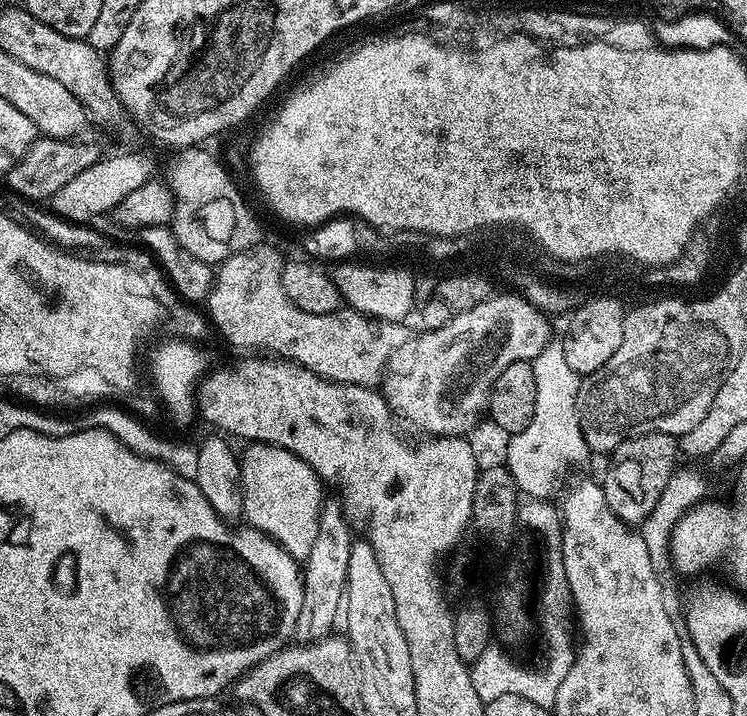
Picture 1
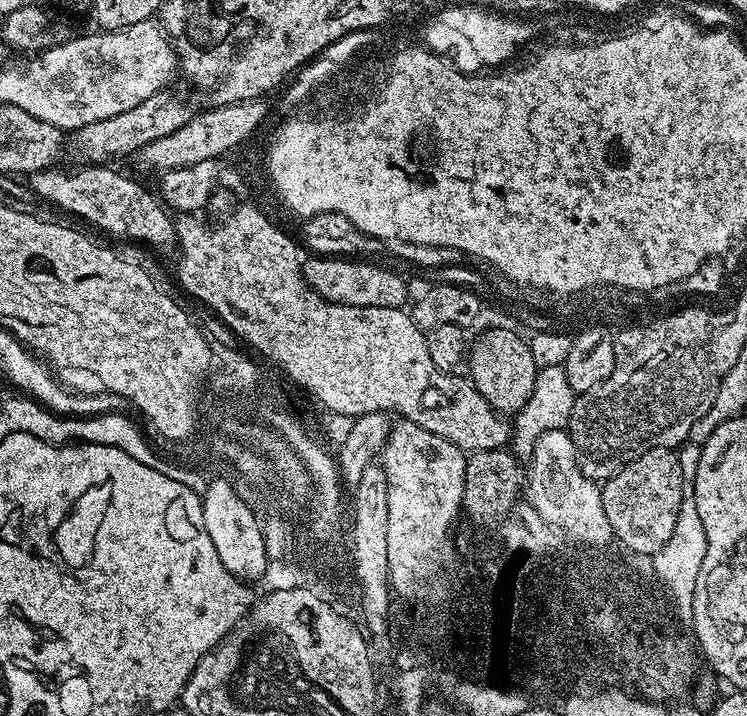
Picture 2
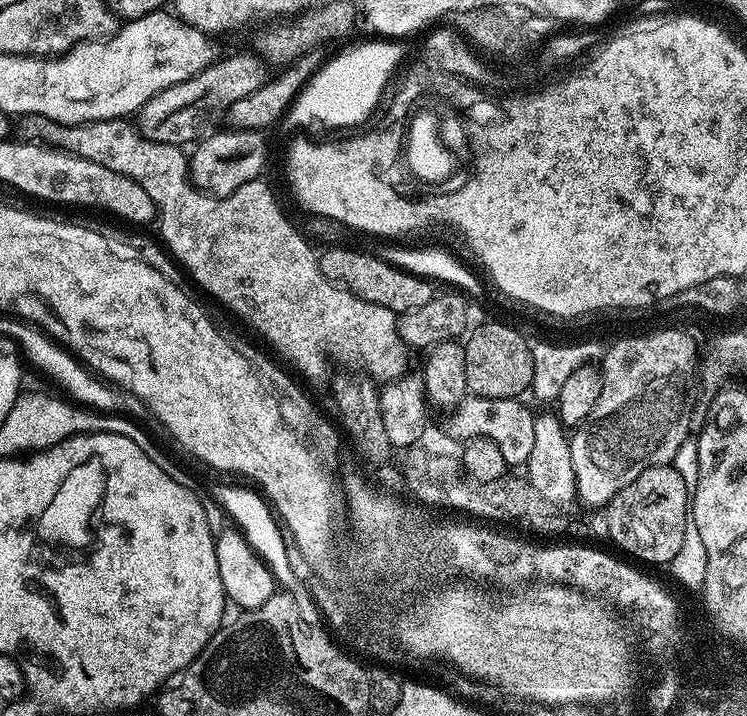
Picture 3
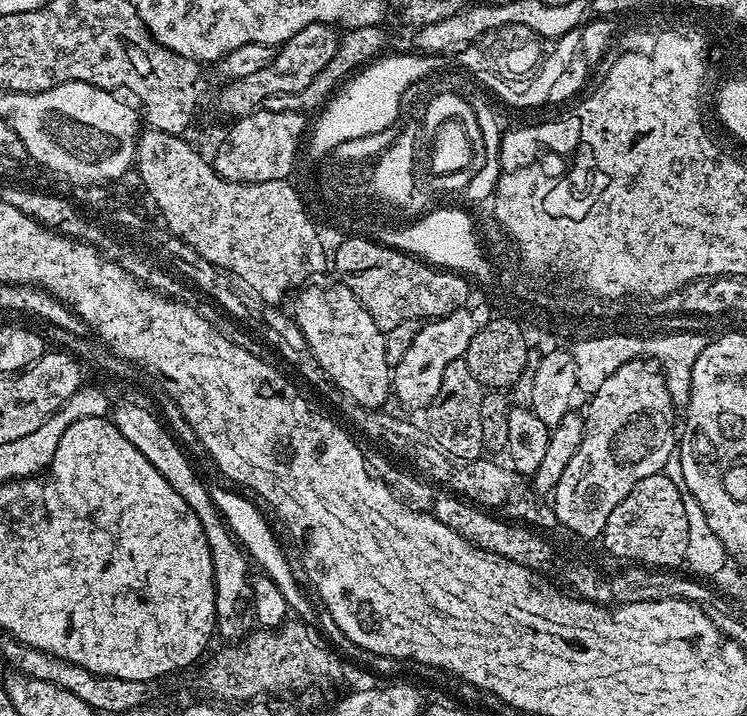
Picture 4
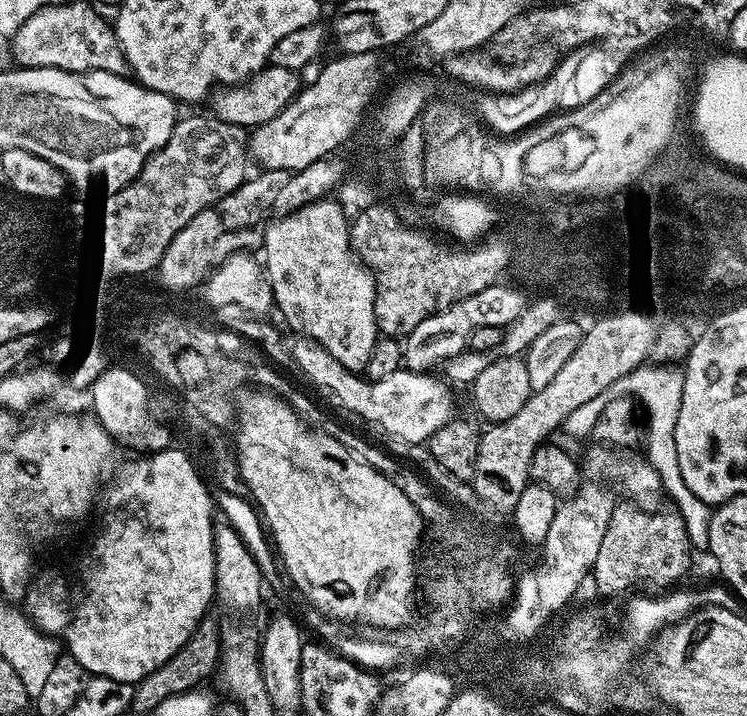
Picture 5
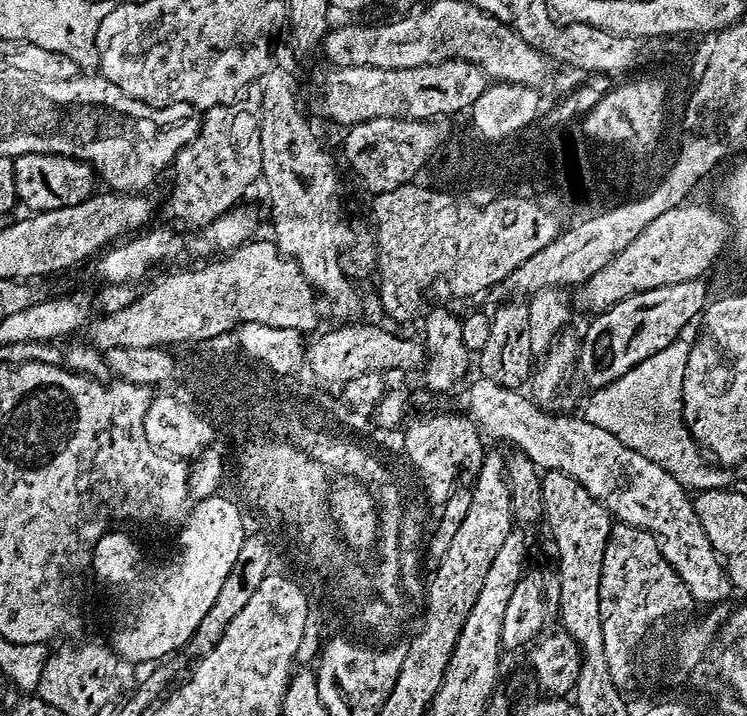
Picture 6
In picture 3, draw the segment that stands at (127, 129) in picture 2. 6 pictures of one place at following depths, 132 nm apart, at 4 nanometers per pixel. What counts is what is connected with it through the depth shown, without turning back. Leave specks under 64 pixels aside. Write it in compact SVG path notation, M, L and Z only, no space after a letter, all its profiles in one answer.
M236 52L226 60L217 59L206 70L194 74L194 78L186 78L186 82L178 82L154 94L154 98L150 98L150 102L146 102L138 113L142 131L156 142L195 145L219 125L216 123L220 119L223 121L227 117L238 98L254 94L254 90L258 90L258 86L265 84L269 78L267 66L252 52Z

